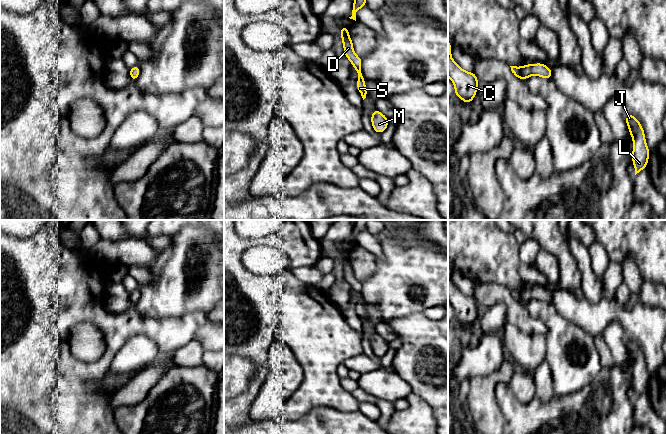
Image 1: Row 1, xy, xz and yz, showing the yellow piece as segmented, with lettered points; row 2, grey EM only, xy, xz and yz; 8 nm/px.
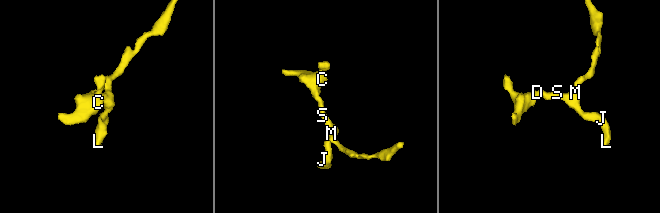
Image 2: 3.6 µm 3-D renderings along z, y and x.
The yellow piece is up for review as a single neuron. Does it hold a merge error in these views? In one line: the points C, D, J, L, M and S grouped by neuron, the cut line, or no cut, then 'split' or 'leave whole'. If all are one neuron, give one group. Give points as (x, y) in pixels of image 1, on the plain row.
groups C D J L M S; cut none; leave whole

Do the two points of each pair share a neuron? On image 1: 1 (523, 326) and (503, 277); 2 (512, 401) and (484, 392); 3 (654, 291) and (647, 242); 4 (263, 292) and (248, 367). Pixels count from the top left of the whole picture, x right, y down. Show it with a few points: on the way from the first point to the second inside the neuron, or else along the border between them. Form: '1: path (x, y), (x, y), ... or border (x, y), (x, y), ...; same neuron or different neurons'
1: border (484, 282), (496, 282), (509, 290); different neurons
2: border (499, 382), (495, 387), (495, 397), (504, 418); different neurons
3: border (644, 279), (655, 282); different neurons
4: border (234, 354), (252, 361), (254, 372), (249, 382); different neurons

